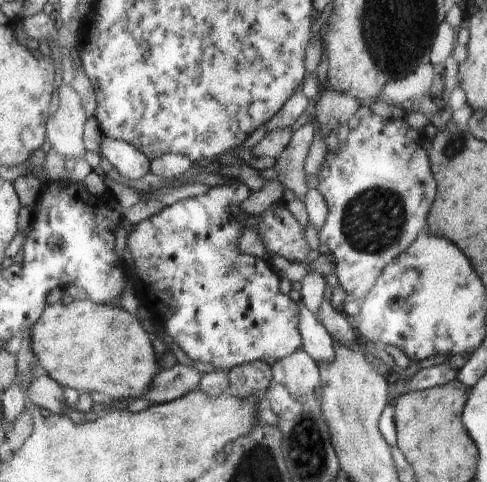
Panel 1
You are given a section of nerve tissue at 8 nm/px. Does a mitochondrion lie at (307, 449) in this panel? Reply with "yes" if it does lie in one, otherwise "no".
yes

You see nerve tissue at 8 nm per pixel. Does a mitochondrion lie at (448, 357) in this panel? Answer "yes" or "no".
no

